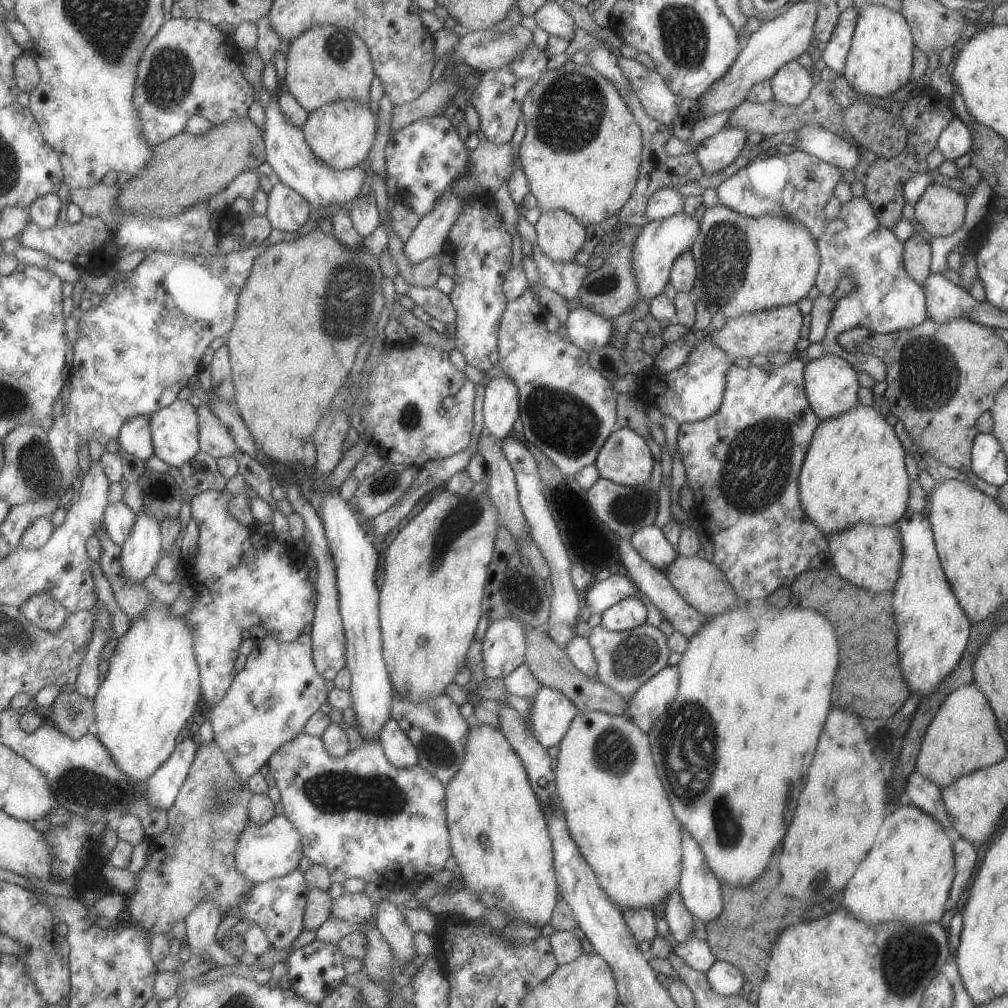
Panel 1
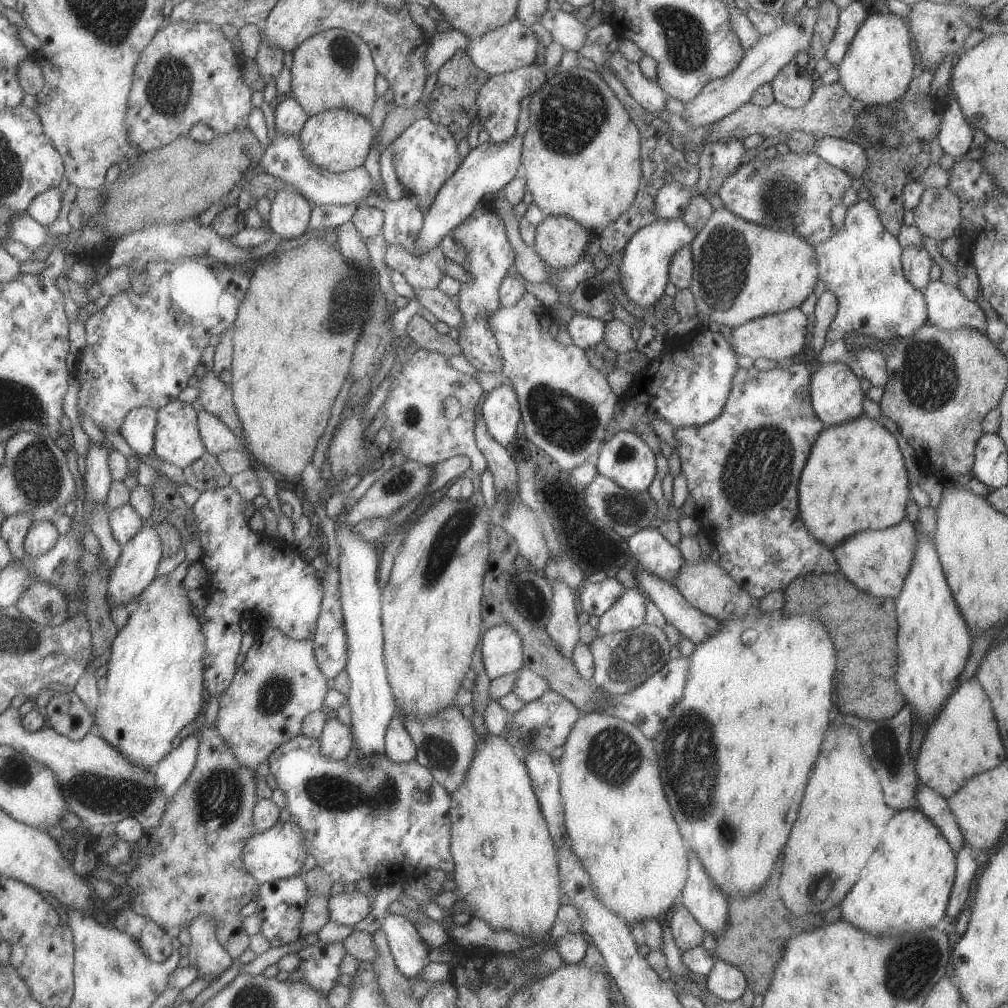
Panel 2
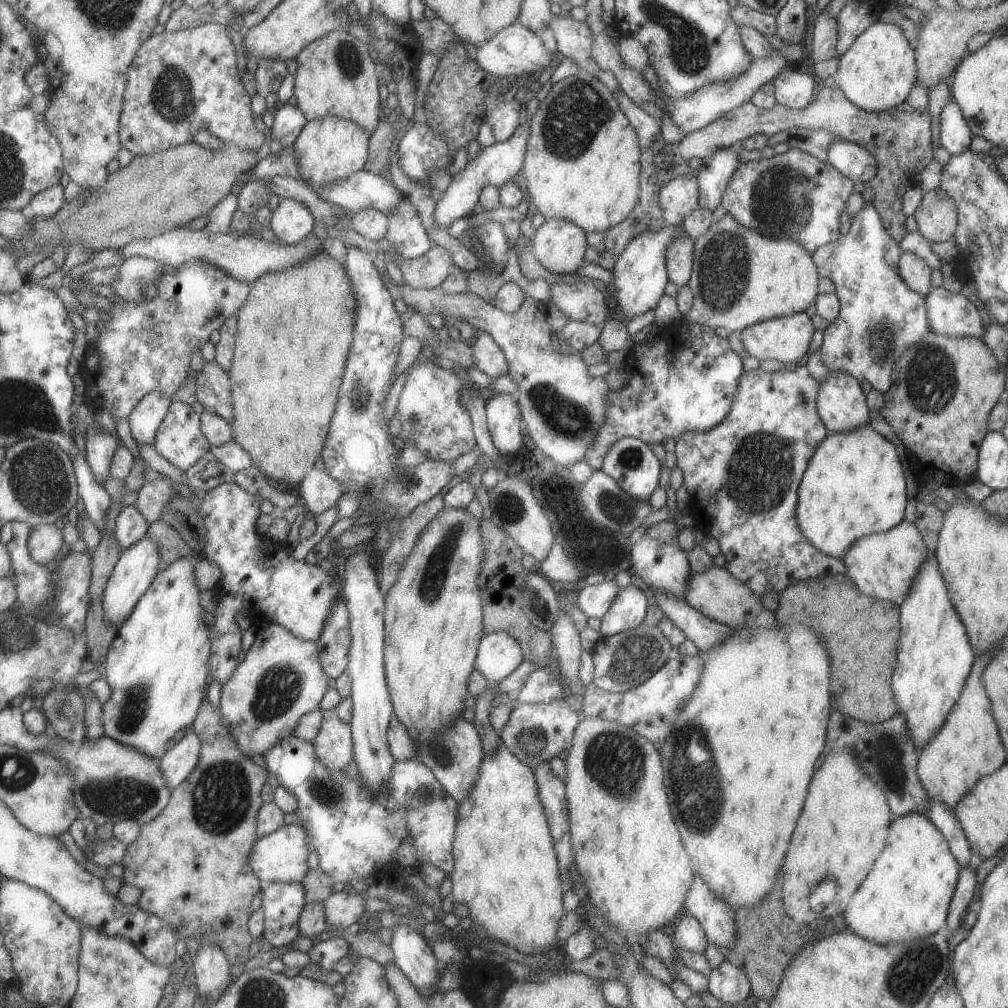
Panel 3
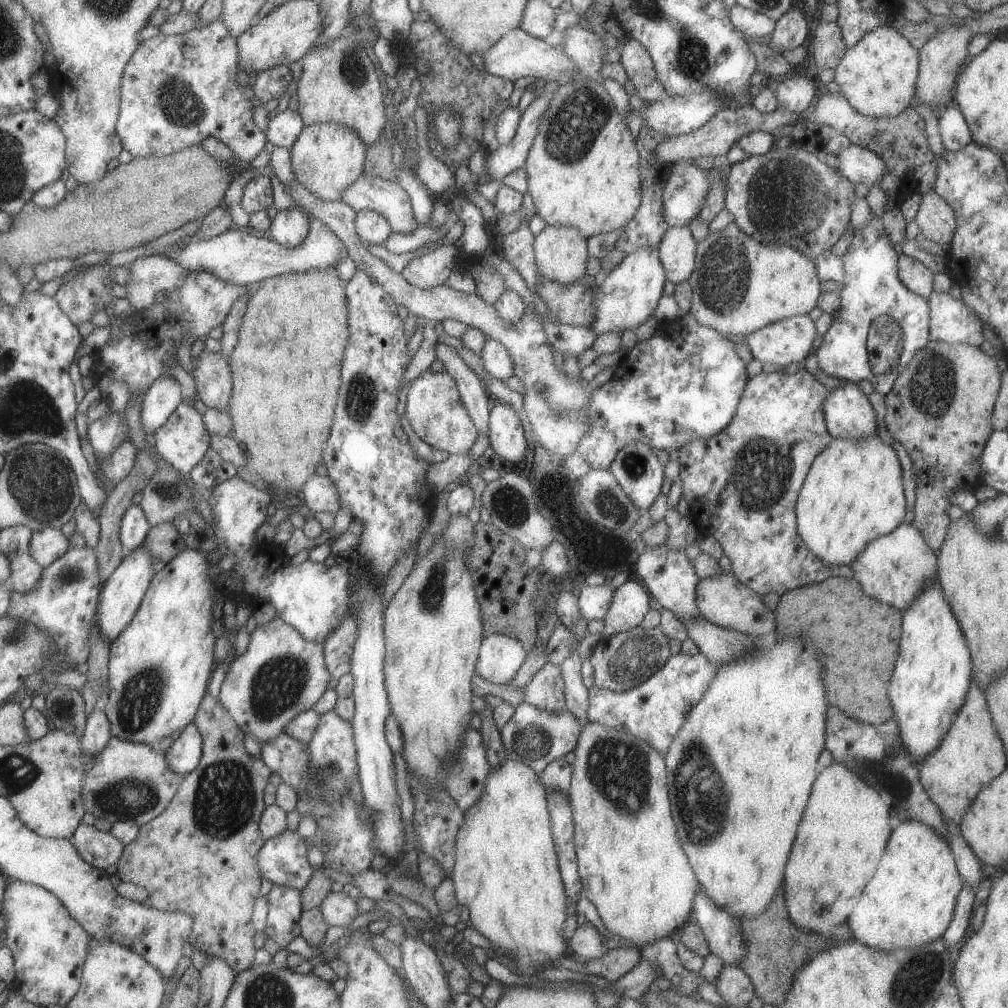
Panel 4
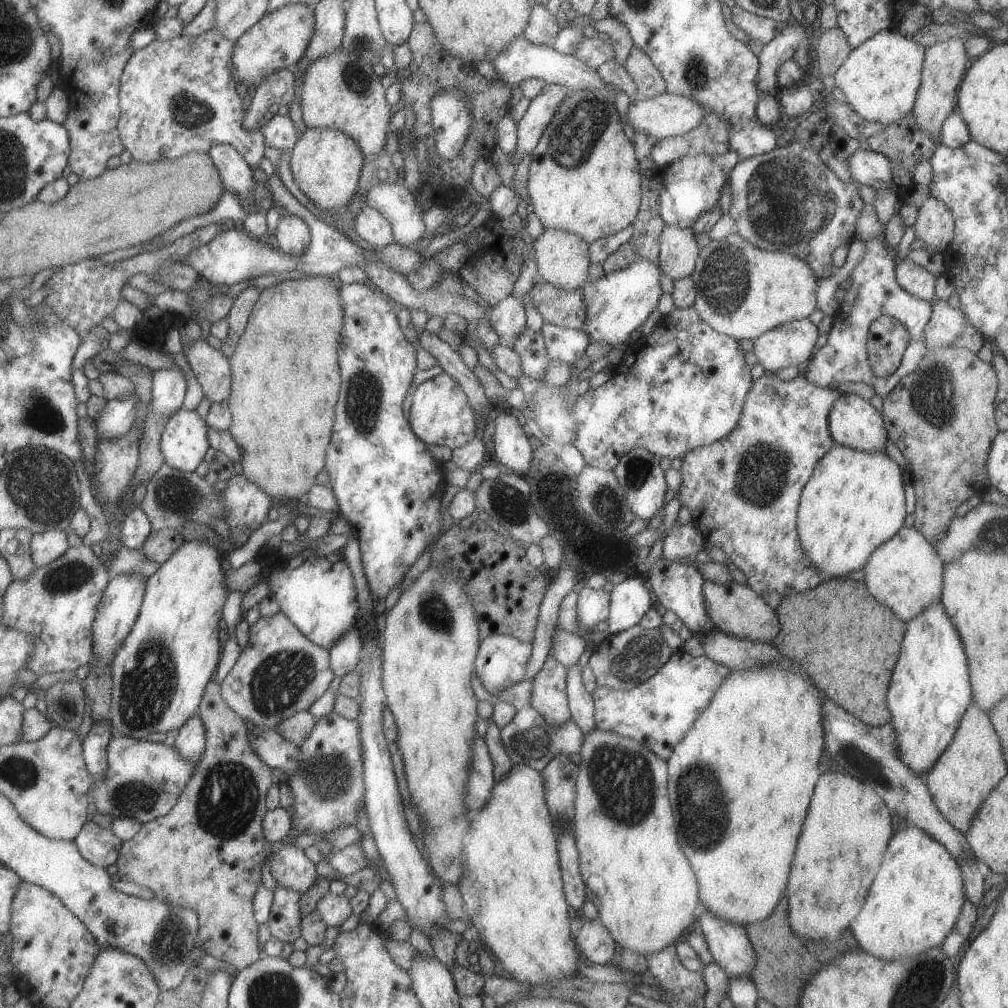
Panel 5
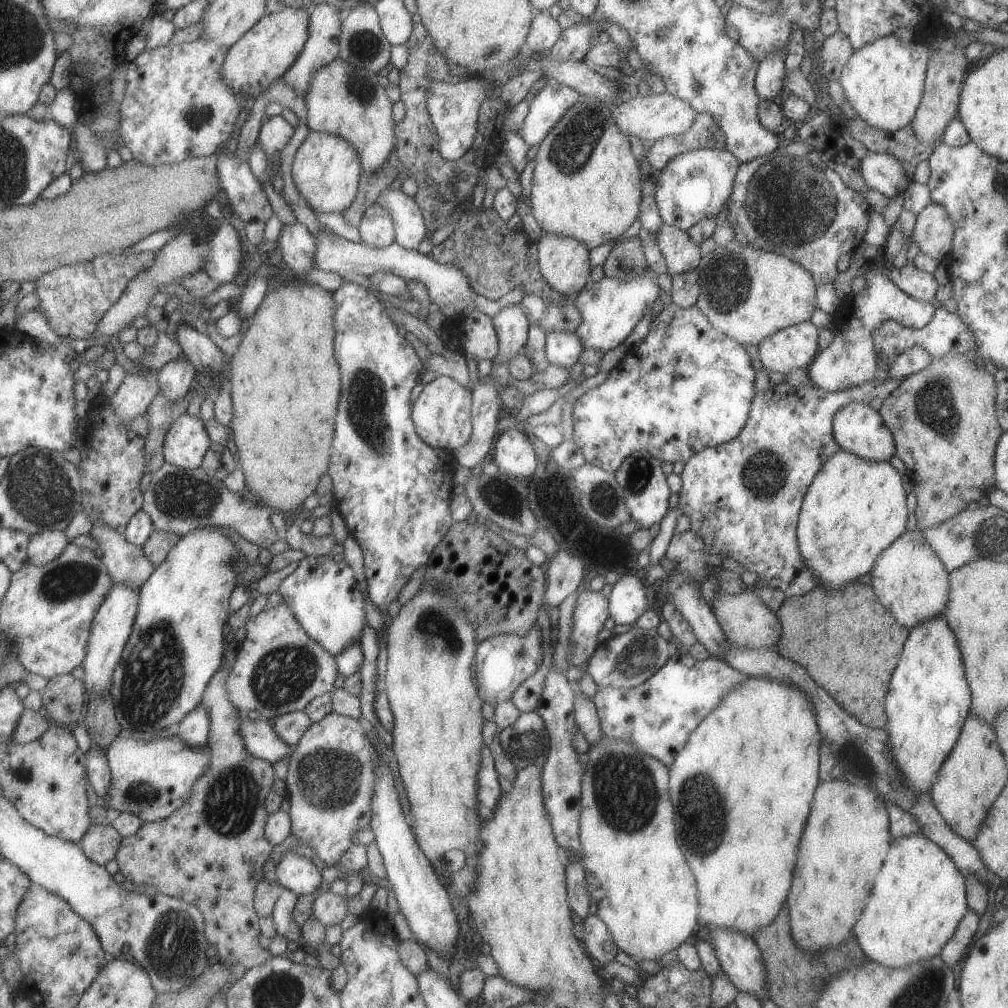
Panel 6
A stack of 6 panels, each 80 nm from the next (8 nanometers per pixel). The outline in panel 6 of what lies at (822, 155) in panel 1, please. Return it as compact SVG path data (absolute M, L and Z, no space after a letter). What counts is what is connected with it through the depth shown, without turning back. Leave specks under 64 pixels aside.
M867 153L859 163L860 173L869 189L874 189L883 194L883 196L892 199L899 193L903 194L911 182L908 174L904 171L900 162L887 153Z

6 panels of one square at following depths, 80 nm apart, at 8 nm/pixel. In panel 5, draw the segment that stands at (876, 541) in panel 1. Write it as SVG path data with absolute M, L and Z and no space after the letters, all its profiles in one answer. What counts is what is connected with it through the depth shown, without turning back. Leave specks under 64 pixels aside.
M901 527L895 536L880 544L869 555L867 564L862 568L864 585L868 593L879 603L890 608L895 616L907 624L911 619L919 616L933 603L940 602L942 591L943 563L931 543L915 527Z

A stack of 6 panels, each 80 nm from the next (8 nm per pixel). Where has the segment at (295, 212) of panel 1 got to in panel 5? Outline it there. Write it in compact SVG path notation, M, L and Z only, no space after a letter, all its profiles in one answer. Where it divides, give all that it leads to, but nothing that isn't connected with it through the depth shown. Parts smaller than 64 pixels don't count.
M285 214L280 216L274 236L285 254L299 258L309 246L310 230L302 215Z

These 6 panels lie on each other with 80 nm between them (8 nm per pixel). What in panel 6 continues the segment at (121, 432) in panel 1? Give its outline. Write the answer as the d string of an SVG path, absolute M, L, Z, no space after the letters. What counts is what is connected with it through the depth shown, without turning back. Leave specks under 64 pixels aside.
M185 357L166 362L157 372L159 394L165 399L179 400L191 388L196 368Z

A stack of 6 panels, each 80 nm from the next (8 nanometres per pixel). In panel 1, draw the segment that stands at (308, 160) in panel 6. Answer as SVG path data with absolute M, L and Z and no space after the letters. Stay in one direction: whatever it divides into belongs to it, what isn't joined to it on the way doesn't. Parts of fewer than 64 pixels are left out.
M349 99L327 103L315 109L309 113L300 129L311 152L328 167L338 171L366 162L376 133L368 104L360 105Z

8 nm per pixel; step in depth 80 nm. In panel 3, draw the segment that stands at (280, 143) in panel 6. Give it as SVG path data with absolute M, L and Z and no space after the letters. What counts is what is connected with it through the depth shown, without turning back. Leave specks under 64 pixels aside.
M285 103L278 105L272 117L270 137L279 141L282 147L291 147L306 123L303 113L296 105Z

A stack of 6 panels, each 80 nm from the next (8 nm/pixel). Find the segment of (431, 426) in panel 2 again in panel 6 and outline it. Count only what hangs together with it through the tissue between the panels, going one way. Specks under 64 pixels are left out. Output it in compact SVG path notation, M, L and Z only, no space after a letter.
M436 374L435 378L423 385L423 389L412 404L411 420L419 438L433 448L457 450L464 445L472 431L470 391L450 377Z

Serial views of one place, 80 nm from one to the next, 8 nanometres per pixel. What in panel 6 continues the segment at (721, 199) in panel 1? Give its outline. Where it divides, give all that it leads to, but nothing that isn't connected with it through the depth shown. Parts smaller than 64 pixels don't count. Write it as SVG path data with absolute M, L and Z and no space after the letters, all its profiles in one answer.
M797 139L783 149L777 147L763 156L739 164L726 208L725 222L733 228L734 238L739 244L795 261L811 274L816 287L832 282L837 274L835 264L839 256L851 256L863 243L871 210L861 193L847 188L839 175L827 168L813 149Z

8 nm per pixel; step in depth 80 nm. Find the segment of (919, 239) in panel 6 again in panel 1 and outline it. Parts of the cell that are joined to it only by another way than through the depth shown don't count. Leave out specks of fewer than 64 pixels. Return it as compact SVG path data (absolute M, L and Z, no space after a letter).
M929 183L913 205L914 218L931 237L946 237L963 224L965 203L960 192Z

